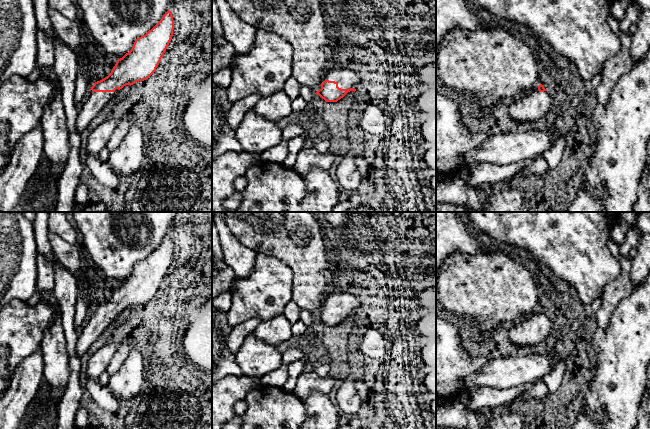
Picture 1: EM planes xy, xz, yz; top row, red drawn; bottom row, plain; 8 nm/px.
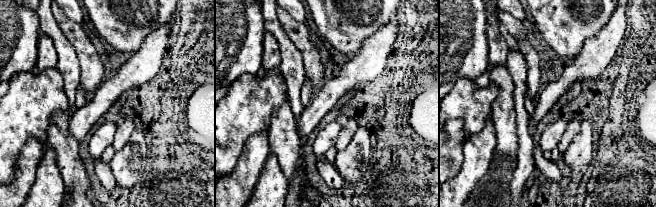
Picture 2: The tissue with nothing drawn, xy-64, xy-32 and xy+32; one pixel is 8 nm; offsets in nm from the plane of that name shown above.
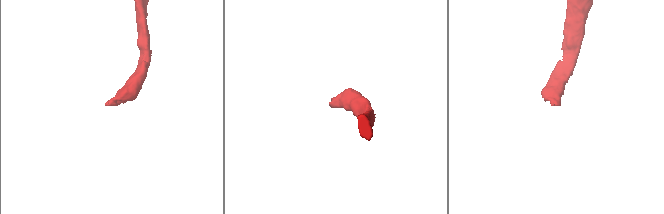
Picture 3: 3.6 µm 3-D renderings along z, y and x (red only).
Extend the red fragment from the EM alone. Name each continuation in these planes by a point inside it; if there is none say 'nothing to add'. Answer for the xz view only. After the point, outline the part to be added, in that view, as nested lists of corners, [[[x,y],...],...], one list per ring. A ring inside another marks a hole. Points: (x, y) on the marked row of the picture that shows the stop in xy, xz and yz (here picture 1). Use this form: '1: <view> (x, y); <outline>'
1: xz (346, 79); [[[331,64],[322,82],[325,80],[337,82],[338,87],[341,89],[356,89],[361,85],[361,79],[356,72],[348,69],[335,68]]]

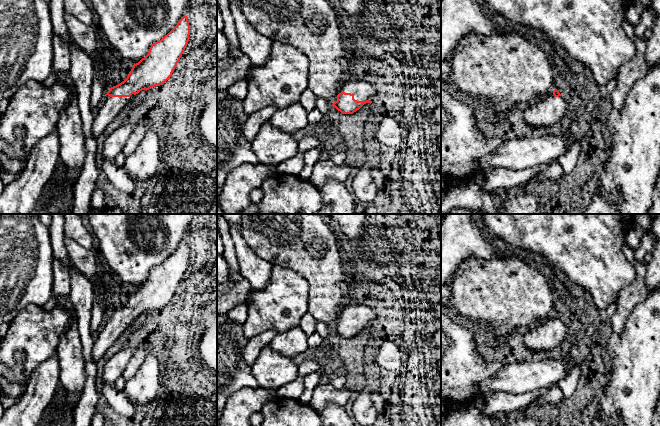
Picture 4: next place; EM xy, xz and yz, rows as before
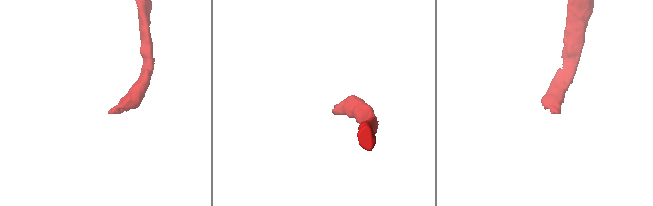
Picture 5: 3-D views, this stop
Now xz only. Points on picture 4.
1: xz (362, 91); [[[347,76],[338,94],[341,92],[353,94],[354,99],[357,101],[372,101],[377,97],[377,91],[372,84],[364,81],[351,80]]]

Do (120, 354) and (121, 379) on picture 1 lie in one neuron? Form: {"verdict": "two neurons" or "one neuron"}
{"verdict": "two neurons"}

